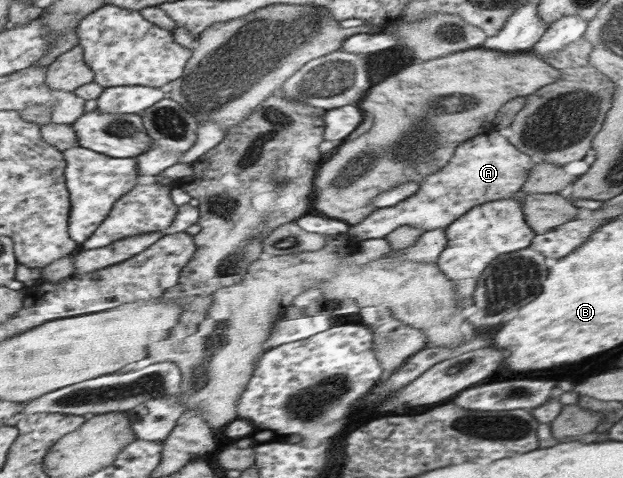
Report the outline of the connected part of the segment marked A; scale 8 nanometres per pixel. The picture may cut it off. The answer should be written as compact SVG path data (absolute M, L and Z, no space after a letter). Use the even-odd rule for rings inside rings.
M497 129L468 139L455 151L455 157L448 165L423 179L420 188L411 197L394 207L376 208L361 221L350 225L347 234L363 241L387 237L401 226L417 227L424 232L445 229L472 207L497 199L509 199L519 193L536 165L532 156L518 149Z

